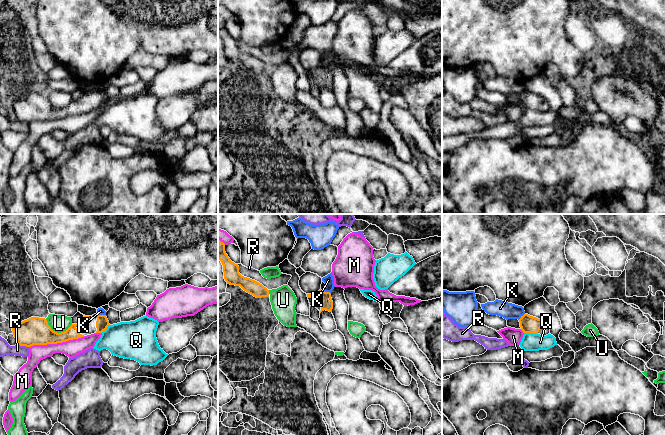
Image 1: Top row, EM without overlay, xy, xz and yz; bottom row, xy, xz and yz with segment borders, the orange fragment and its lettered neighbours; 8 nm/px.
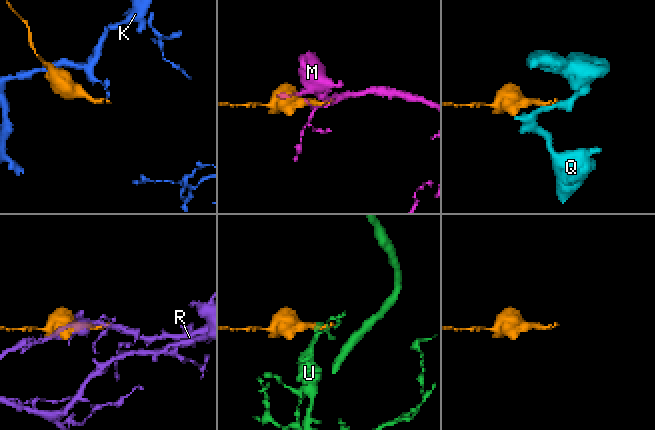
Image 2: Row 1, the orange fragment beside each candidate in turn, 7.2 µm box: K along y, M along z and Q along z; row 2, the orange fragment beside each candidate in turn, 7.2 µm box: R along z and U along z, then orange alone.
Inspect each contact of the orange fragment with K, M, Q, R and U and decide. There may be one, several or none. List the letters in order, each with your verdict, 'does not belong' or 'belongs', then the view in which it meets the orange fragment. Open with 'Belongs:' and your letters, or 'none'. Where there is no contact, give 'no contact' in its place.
Belongs: none
K: does not belong; meets orange in xz
M: does not belong; meets orange in xy
Q: does not belong; meets orange in yz
R: does not belong; meets orange in xy
U: does not belong; meets orange in xy

